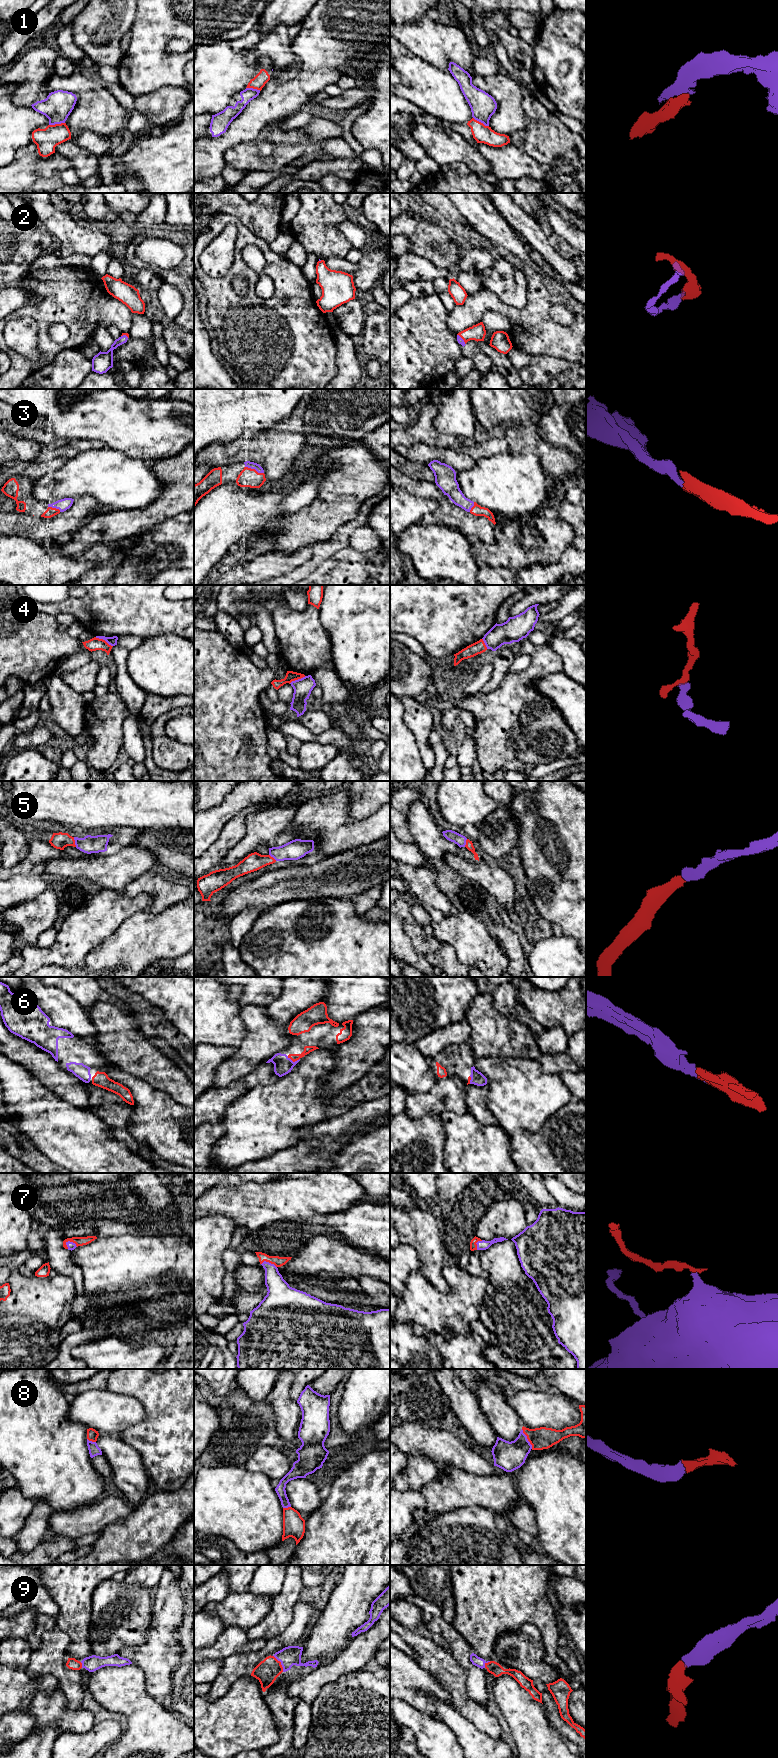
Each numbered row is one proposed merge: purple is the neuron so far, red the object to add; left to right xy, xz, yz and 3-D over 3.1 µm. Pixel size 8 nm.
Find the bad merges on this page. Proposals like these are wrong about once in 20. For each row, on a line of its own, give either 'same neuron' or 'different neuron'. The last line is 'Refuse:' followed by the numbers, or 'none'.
1: same neuron
2: same neuron
3: same neuron
4: different neuron
5: same neuron
6: same neuron
7: same neuron
8: same neuron
9: same neuron
Refuse: 4

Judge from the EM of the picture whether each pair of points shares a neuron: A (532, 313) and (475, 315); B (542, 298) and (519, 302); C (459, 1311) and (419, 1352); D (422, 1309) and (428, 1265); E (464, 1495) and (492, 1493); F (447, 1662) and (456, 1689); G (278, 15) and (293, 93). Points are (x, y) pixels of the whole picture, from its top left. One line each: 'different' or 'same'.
A: same
B: different
C: different
D: different
E: same
F: same
G: different

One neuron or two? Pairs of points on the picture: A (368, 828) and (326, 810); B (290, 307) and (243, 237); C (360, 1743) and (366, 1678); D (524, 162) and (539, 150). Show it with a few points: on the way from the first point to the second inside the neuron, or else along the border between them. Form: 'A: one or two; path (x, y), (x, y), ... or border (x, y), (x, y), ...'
A: one; path (357, 828), (343, 828), (336, 821)
B: one; path (291, 287), (290, 281), (263, 248)
C: one; path (365, 1727), (365, 1694)
D: two; border (511, 143), (536, 161), (552, 166)

